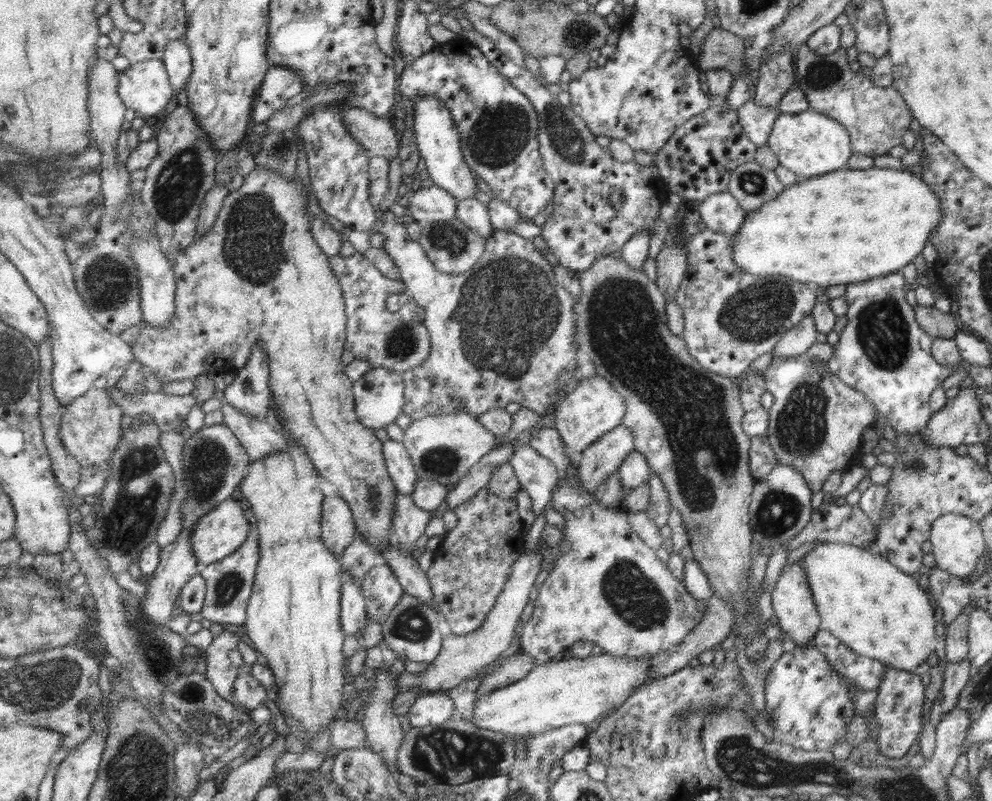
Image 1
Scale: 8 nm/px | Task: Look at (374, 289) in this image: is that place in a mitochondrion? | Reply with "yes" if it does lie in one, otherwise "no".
no

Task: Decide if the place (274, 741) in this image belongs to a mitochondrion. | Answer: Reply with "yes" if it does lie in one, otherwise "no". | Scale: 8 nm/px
no

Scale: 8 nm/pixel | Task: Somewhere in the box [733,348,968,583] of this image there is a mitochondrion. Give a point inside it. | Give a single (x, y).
(800, 429)

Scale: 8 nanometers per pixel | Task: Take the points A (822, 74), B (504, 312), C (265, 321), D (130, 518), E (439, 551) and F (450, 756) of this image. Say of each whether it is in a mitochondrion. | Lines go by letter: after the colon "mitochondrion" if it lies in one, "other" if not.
A: mitochondrion
B: mitochondrion
C: other
D: mitochondrion
E: other
F: mitochondrion

